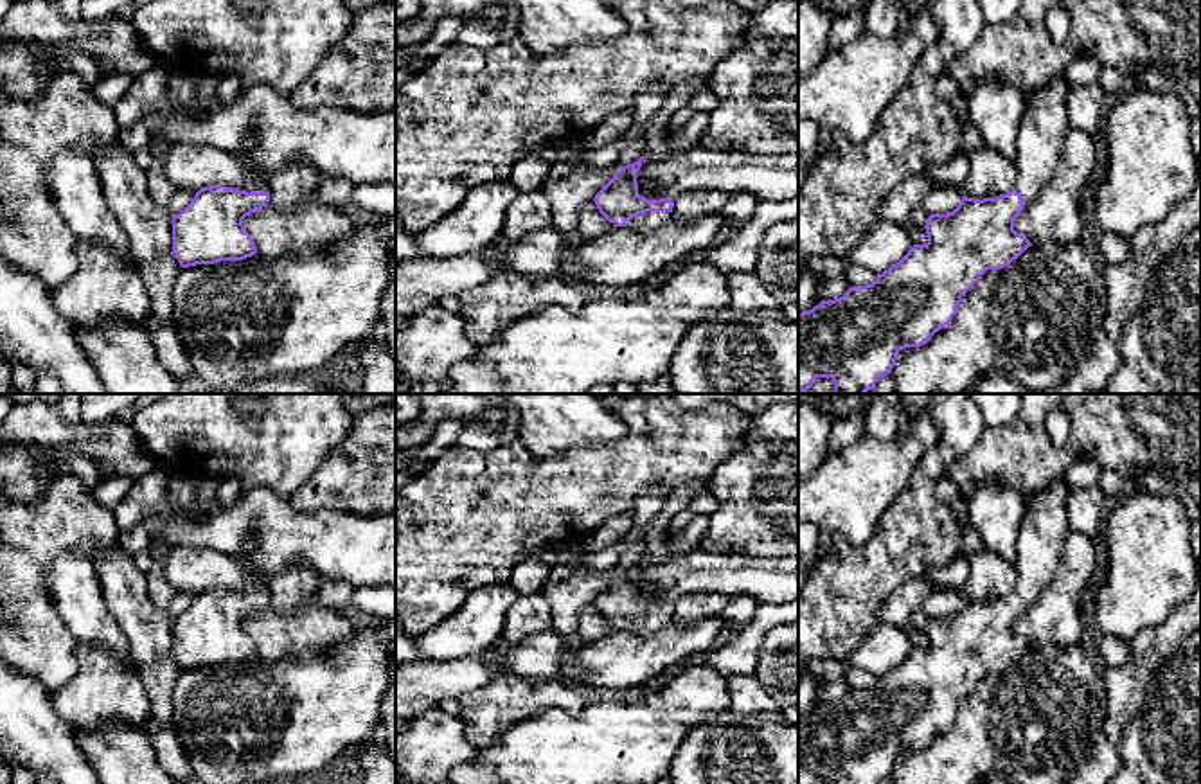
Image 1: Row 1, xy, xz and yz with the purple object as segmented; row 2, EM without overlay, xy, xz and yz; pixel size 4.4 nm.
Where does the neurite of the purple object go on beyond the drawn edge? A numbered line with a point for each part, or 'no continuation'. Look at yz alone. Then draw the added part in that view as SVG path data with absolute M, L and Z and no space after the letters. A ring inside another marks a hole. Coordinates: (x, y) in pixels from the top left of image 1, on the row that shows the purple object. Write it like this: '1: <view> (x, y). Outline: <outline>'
1: yz (1045, 124). Outline: M1063 76L1027 95L1027 113L1019 131L1016 191L1032 201L1054 176L1068 124L1070 85Z

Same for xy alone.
1: xy (259, 180). Outline: M237 153L236 156L243 162L245 169L250 173L250 178L237 189L246 192L261 192L261 191L268 192L270 174L257 162L254 162L250 155Z

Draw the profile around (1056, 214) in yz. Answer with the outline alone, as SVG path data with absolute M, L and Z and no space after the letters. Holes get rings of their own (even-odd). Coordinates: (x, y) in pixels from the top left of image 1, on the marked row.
M1070 128L1050 182L1027 201L1014 219L1014 230L1032 245L1079 241L1084 232L1082 191L1093 178L1097 149L1093 137Z

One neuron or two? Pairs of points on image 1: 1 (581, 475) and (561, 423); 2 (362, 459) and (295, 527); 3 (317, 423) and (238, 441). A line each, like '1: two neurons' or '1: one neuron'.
1: two neurons
2: two neurons
3: one neuron

